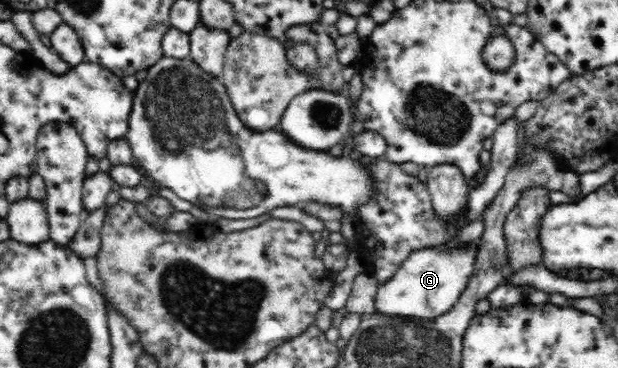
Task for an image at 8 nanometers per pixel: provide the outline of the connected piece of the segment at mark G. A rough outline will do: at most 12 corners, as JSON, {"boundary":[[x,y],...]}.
{"boundary":[[473,241],[411,252],[379,285],[375,311],[449,312],[472,277]]}

